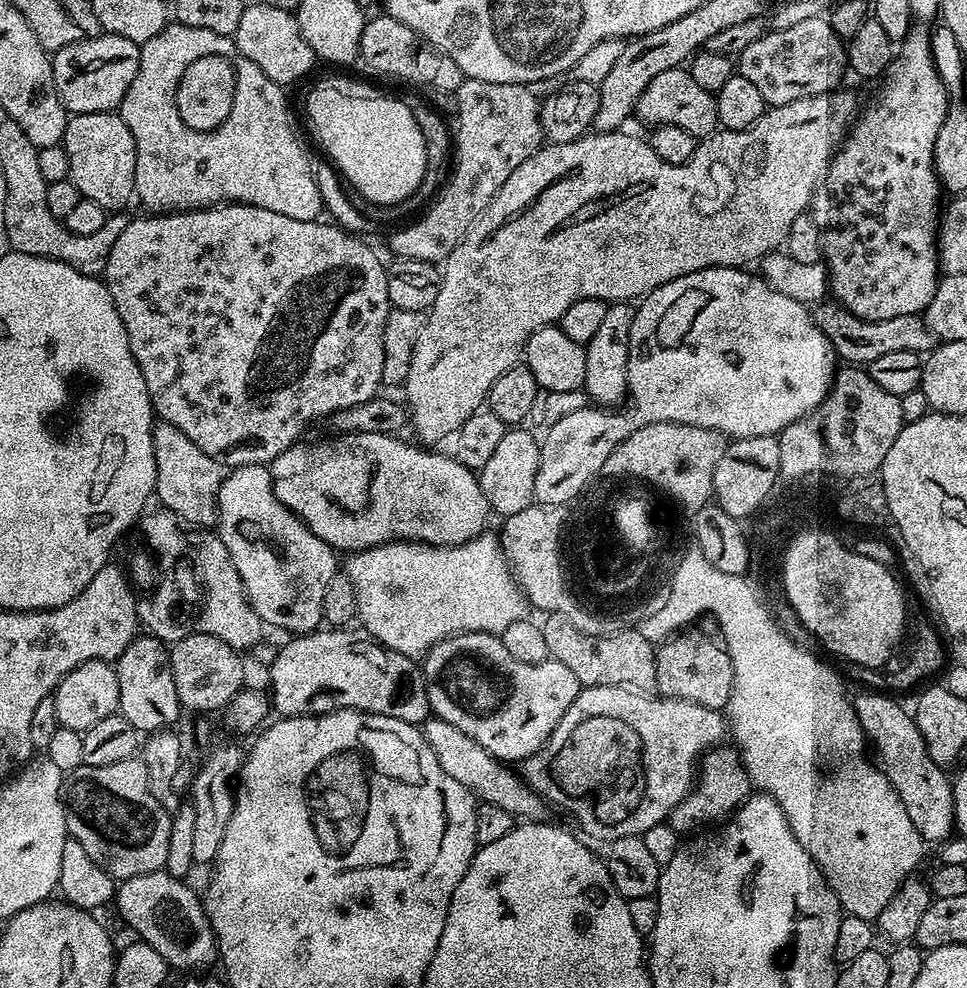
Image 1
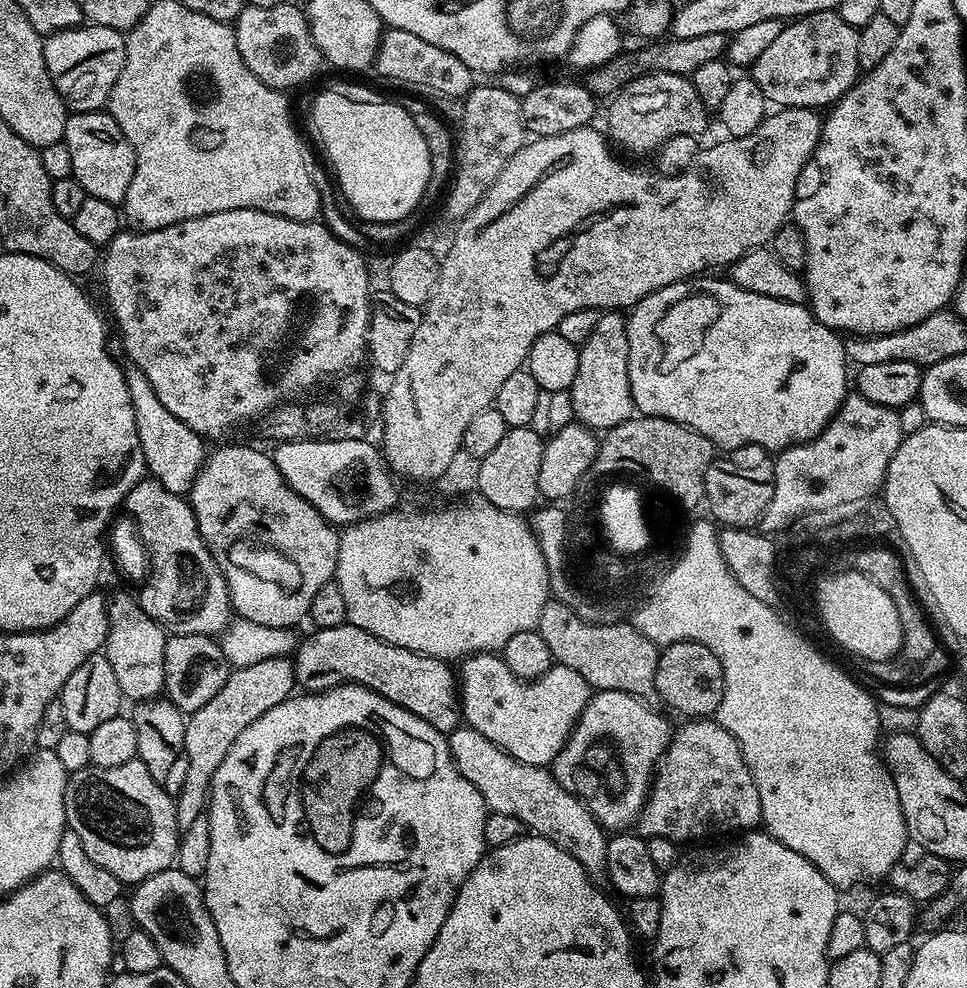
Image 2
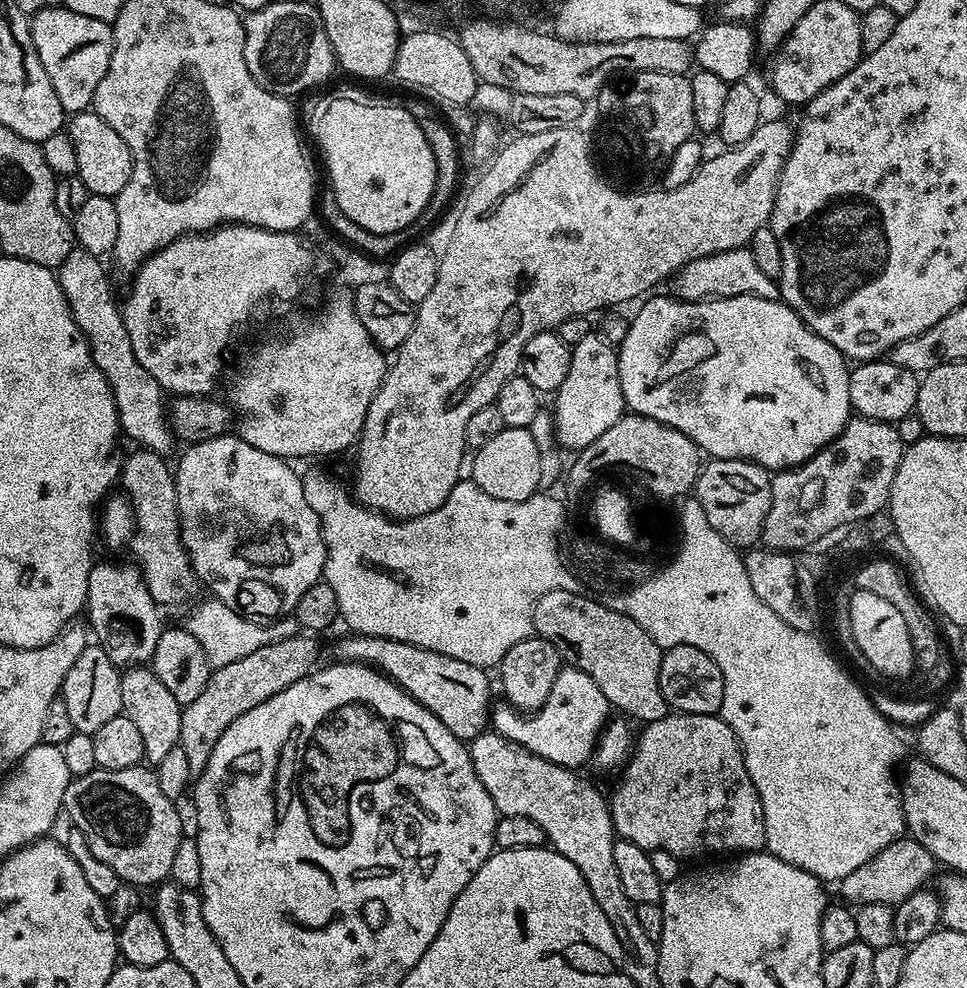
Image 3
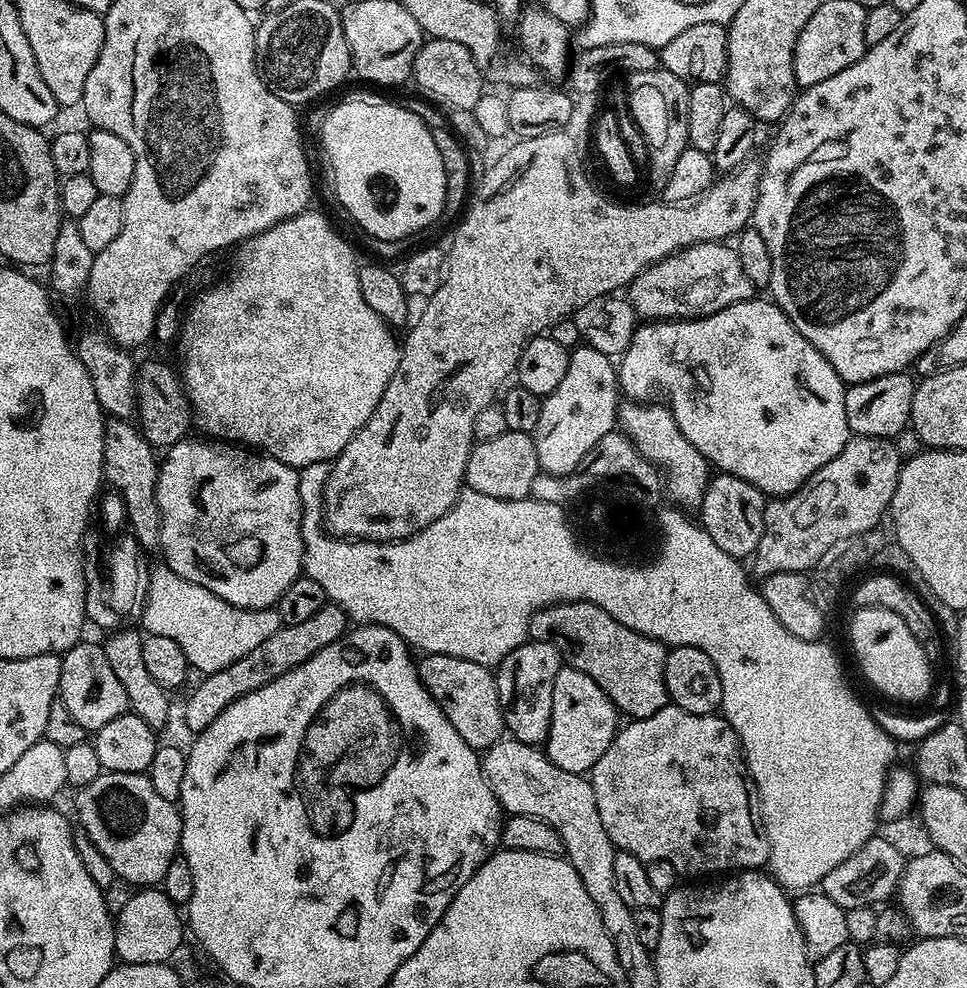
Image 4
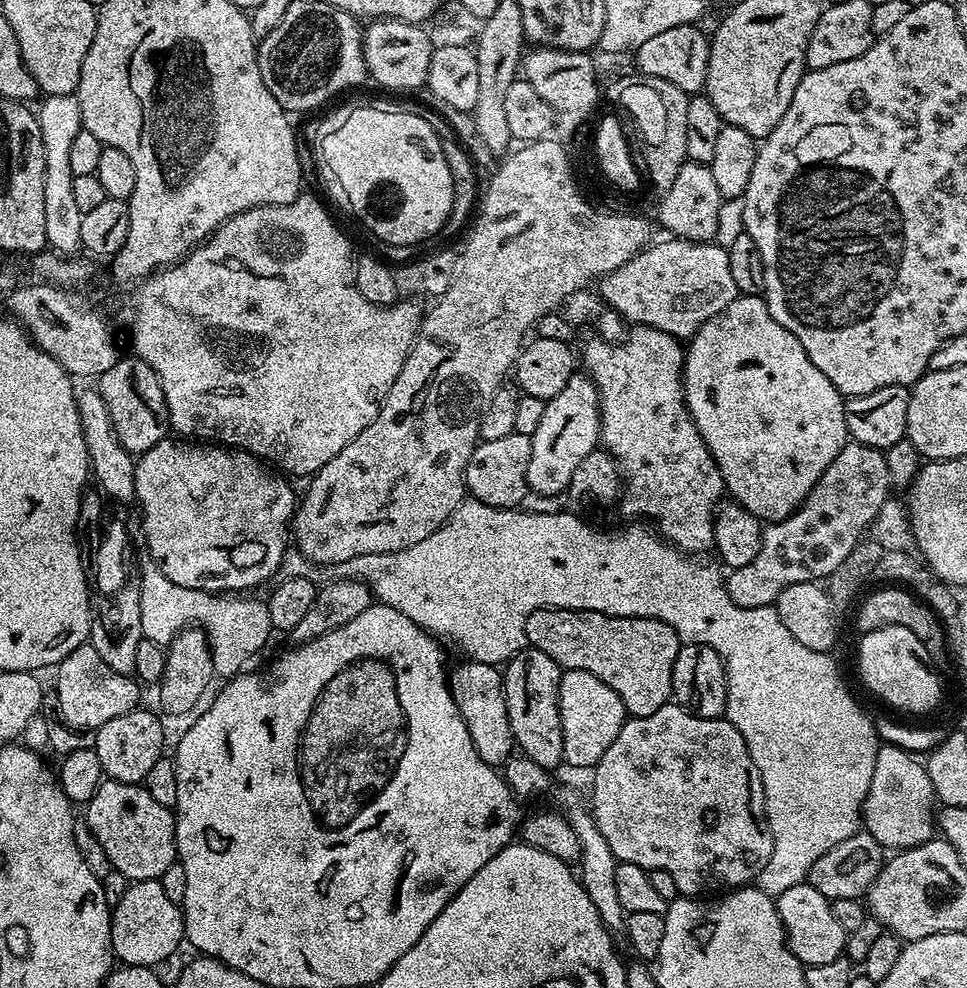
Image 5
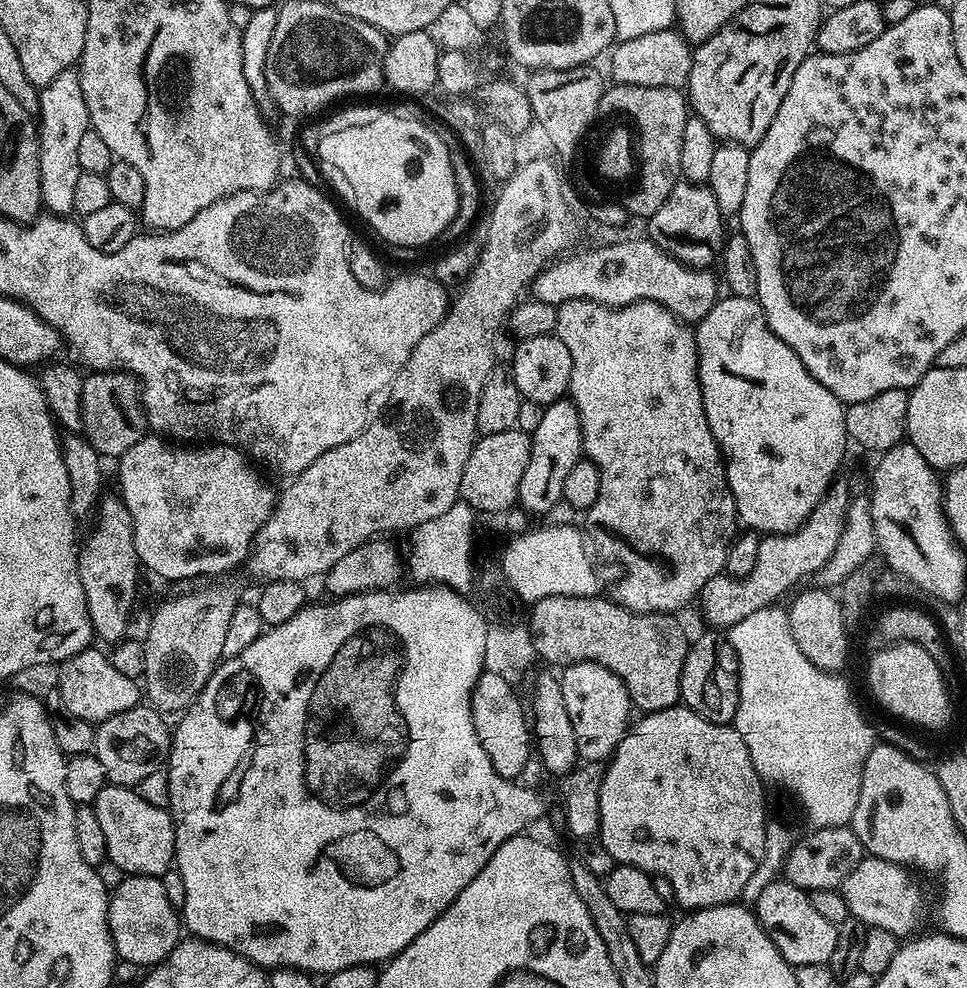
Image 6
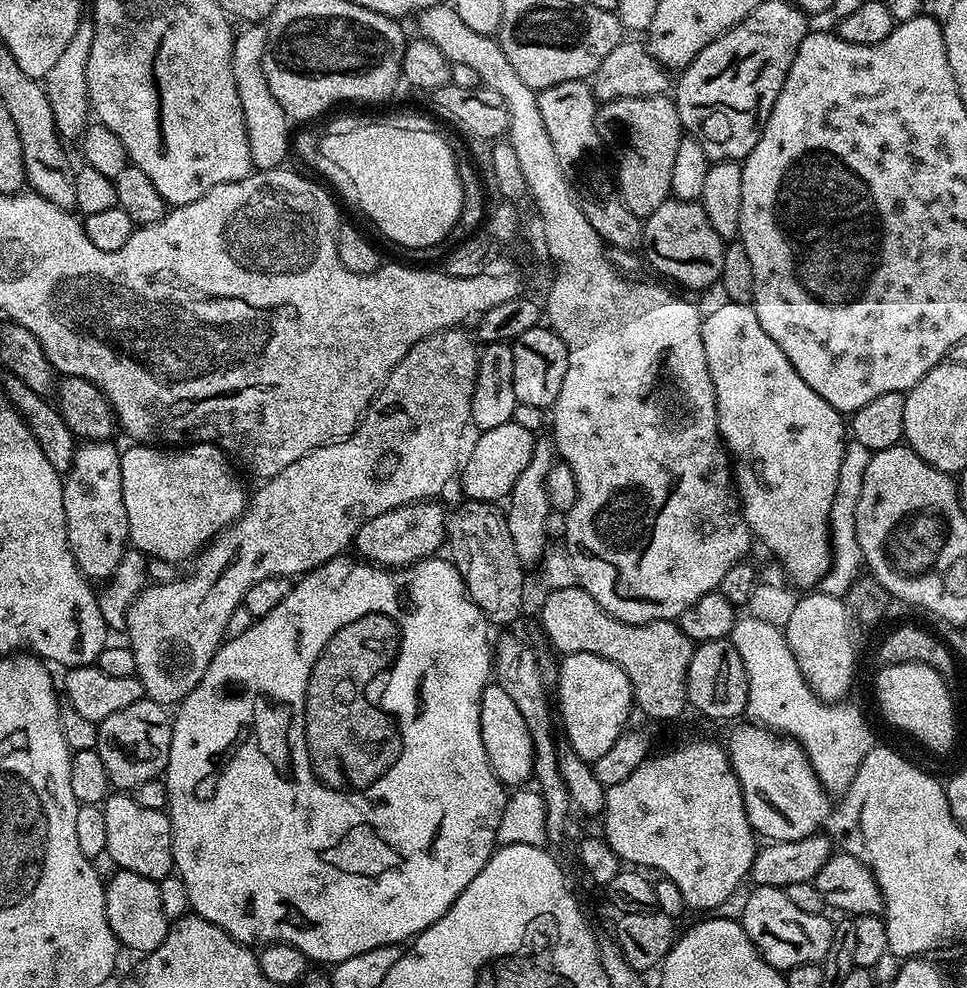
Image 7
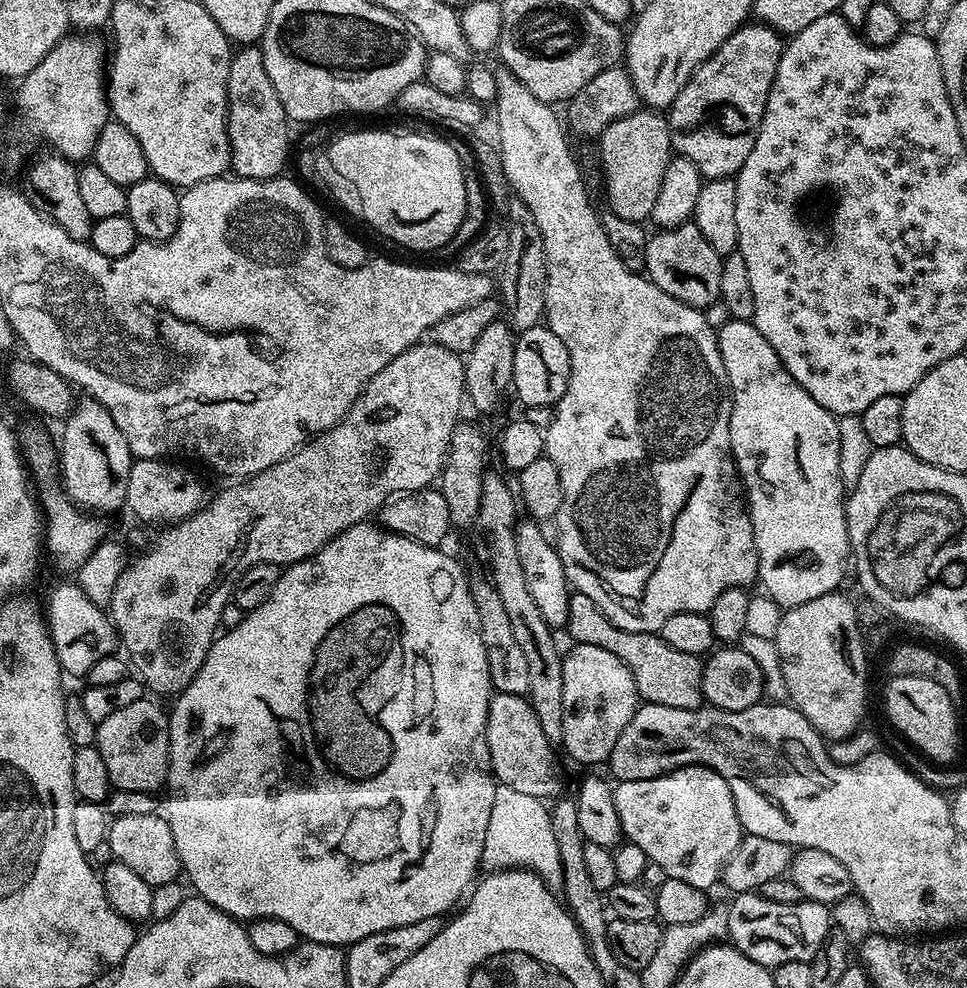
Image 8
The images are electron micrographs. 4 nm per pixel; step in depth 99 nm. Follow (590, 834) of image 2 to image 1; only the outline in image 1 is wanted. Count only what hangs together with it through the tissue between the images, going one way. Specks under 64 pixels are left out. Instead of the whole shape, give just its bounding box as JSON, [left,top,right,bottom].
[422,718,549,822]

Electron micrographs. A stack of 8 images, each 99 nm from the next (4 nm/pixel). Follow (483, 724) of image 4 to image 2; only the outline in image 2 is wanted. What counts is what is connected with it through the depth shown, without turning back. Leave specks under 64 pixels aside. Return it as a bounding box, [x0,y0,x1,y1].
[294,622,461,734]

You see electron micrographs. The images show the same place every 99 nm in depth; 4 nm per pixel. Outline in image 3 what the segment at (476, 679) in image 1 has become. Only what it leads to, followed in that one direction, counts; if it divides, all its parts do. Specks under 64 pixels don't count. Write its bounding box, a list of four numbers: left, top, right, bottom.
[490,666,610,770]

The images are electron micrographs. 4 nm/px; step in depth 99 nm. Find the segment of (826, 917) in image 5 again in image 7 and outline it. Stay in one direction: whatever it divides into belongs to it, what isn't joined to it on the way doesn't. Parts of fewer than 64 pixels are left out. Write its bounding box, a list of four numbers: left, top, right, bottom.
[739,886,834,970]

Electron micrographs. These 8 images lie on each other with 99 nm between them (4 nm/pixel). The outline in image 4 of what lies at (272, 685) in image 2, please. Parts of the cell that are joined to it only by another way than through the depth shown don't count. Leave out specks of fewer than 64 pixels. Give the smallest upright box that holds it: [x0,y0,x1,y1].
[184,602,350,734]

